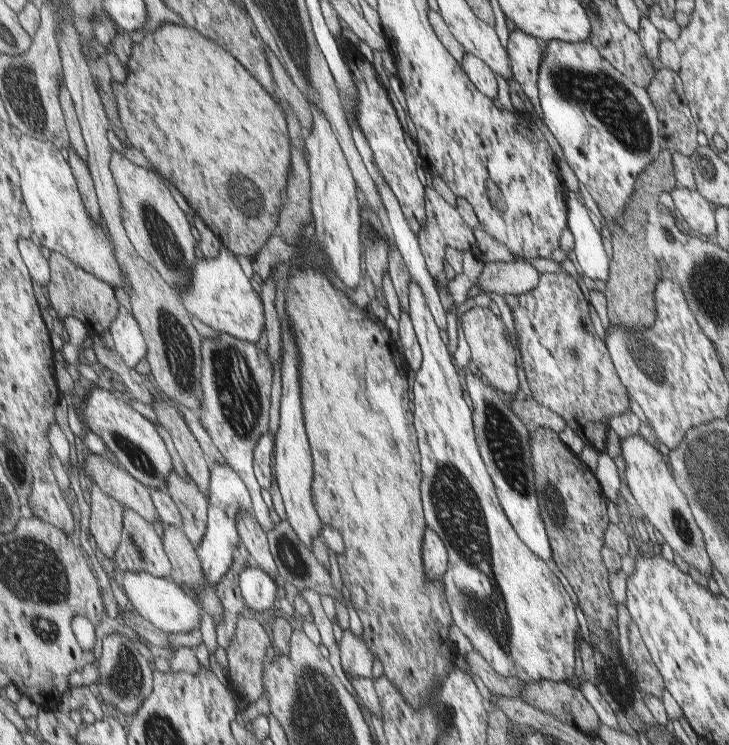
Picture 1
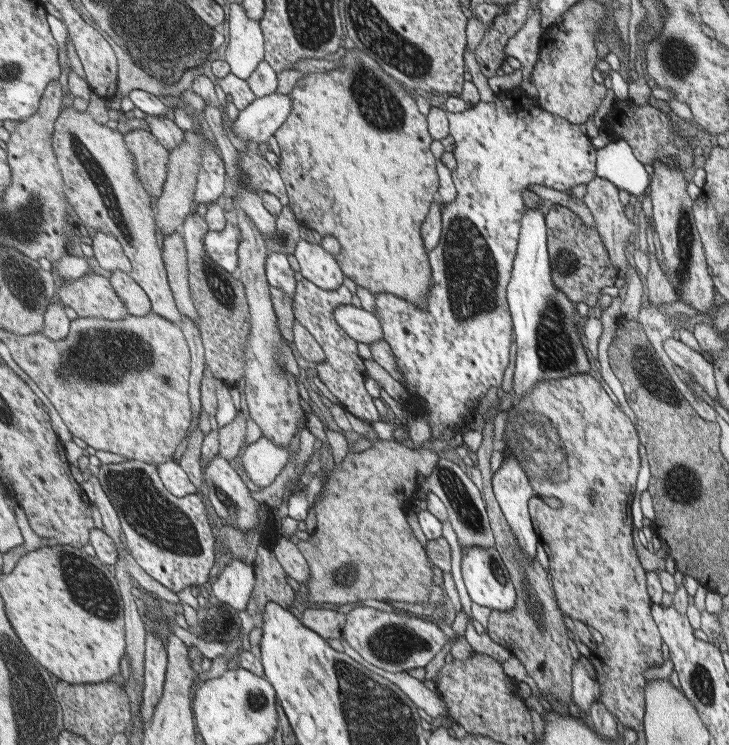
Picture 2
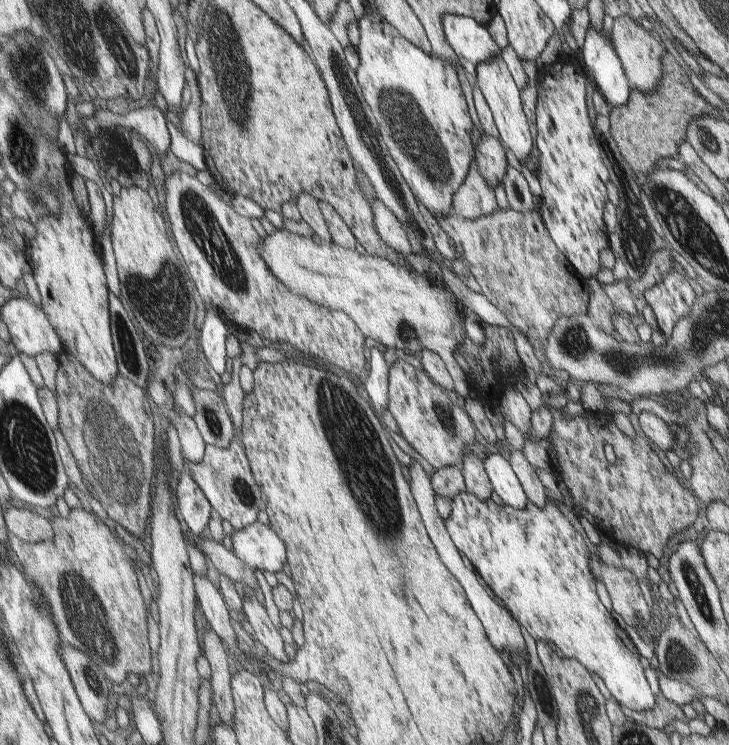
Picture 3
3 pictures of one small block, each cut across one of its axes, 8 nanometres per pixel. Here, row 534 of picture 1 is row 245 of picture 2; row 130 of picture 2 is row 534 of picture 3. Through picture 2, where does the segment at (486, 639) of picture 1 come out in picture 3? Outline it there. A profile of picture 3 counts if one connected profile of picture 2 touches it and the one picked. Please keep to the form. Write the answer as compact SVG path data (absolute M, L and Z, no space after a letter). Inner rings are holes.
M461 492L451 499L451 512L444 520L444 526L450 540L453 542L457 551L461 552L473 566L474 573L481 579L483 585L487 590L504 606L510 613L510 616L527 631L527 634L534 640L543 640L544 642L551 642L559 652L567 658L577 660L591 676L597 677L603 684L610 697L612 697L617 704L635 710L637 712L650 711L655 706L655 698L659 698L659 694L655 694L655 686L651 686L651 682L647 682L647 662L643 662L643 657L639 654L639 650L635 648L635 642L631 642L631 638L627 638L627 630L623 630L623 626L619 626L619 622L615 622L615 614L611 614L609 608L609 601L603 595L602 587L599 578L591 576L589 570L589 562L595 560L595 550L591 550L591 538L587 538L587 534L583 534L583 530L579 530L579 522L575 522L575 518L571 518L571 514L567 514L567 510L563 510L563 506L559 506L559 502L553 500L546 500L543 508L536 508L531 502L526 502L523 510L515 509L511 506L503 505L497 506L493 500L479 500L469 492Z

